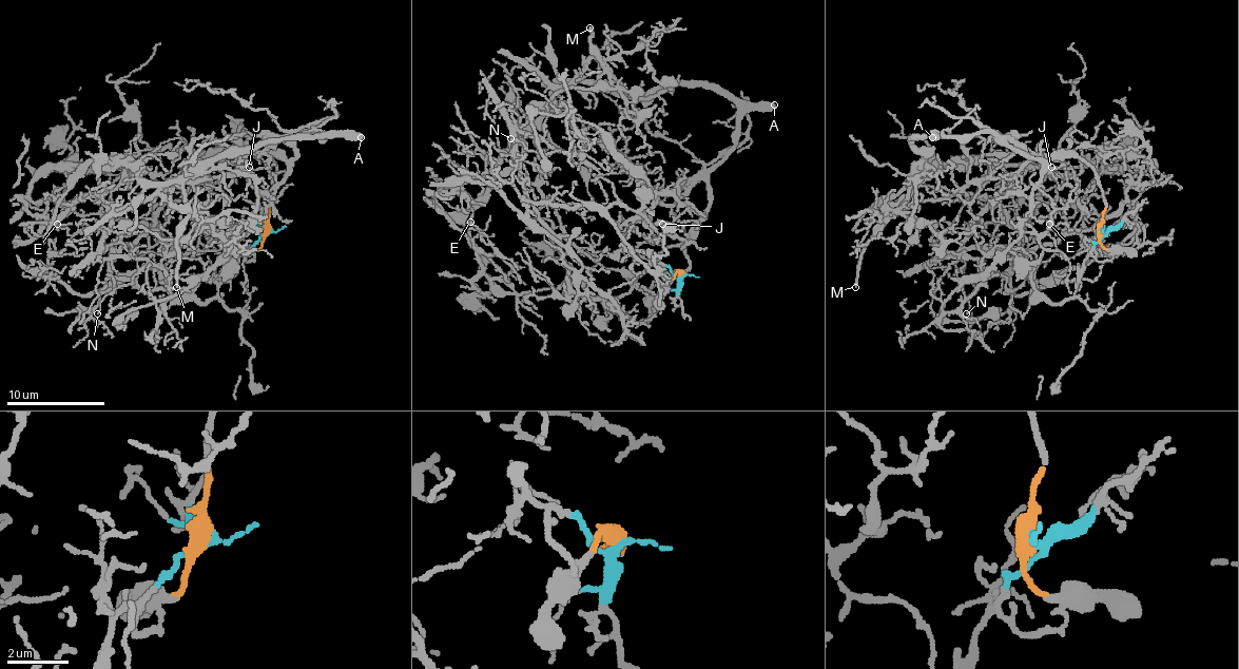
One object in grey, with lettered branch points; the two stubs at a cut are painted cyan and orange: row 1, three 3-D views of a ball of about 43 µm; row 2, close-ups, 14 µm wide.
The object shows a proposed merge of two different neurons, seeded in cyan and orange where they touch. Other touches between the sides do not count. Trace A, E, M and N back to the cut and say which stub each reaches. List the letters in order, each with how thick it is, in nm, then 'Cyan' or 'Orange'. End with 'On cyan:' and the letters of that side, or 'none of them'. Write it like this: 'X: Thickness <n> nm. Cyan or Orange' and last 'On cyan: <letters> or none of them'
A: Thickness 600 nm. Orange
E: Thickness 160 nm. Cyan
M: Thickness 220 nm. Orange
N: Thickness 100 nm. Cyan
On cyan: E, N

